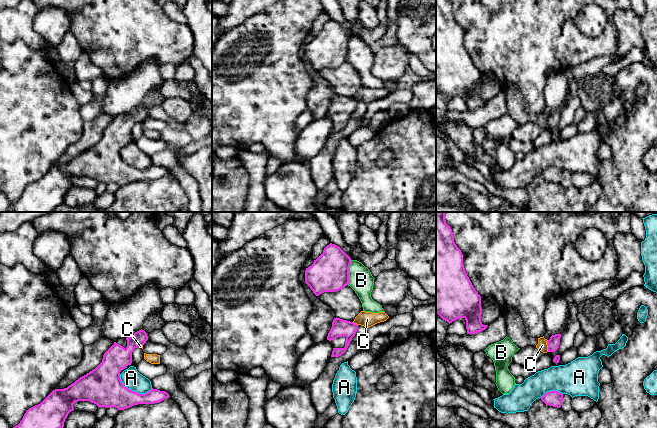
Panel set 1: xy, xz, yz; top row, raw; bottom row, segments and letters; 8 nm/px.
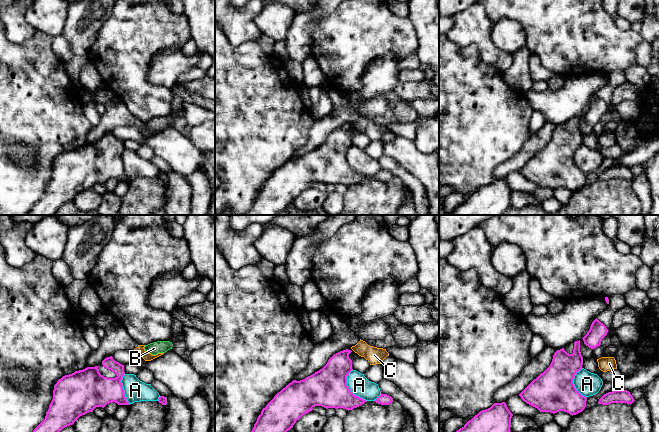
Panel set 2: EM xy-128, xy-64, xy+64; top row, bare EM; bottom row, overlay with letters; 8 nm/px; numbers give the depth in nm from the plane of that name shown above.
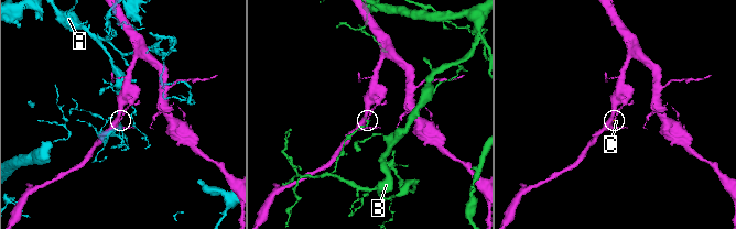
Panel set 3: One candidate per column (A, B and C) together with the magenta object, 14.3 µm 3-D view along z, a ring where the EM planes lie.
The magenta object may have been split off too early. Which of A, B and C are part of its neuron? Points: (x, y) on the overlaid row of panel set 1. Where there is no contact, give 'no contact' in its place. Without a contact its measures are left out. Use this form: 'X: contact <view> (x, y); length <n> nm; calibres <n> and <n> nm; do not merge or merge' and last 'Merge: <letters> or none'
A: contact xy (133, 391); length 300 nm; calibres 300 and 160 nm; do not merge
B: contact xz (348, 272); length 200 nm; calibres 300 and 190 nm; do not merge
C: contact yz (548, 346); length 100 nm; calibres 100 and 80 nm; do not merge
Merge: none

